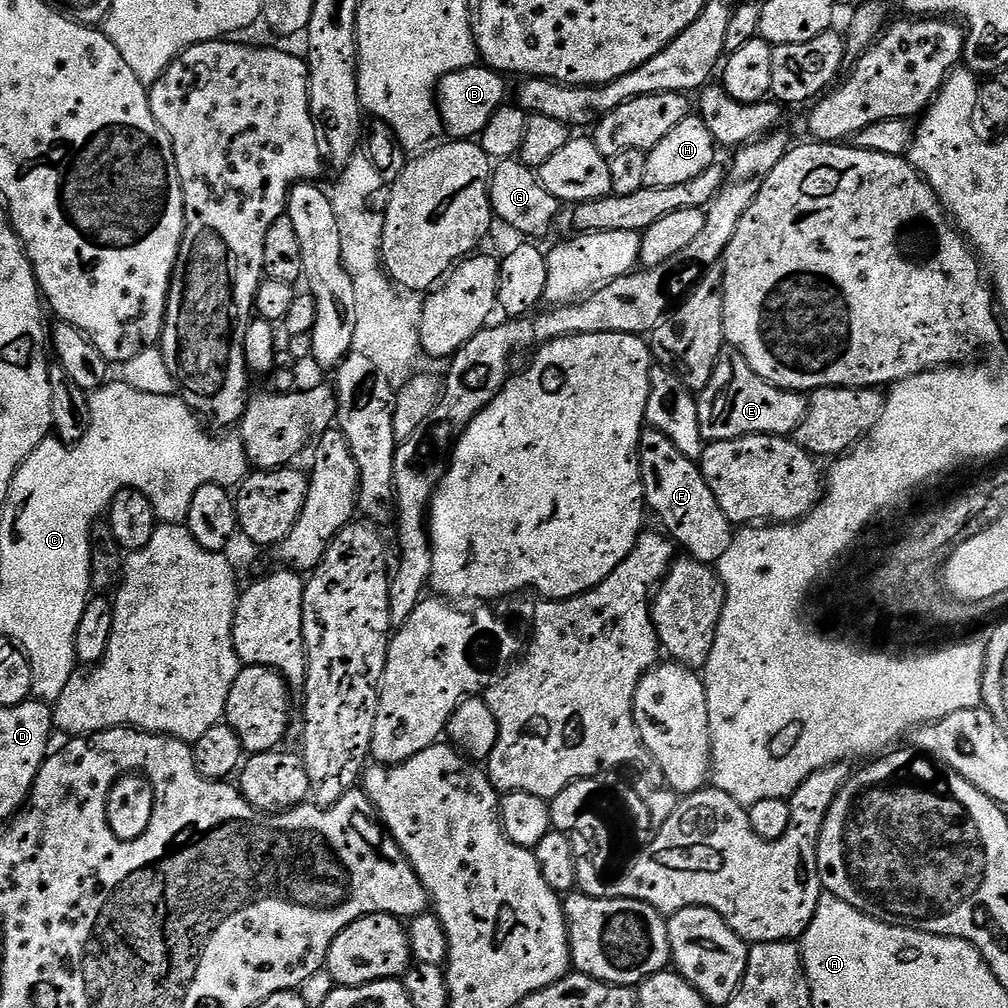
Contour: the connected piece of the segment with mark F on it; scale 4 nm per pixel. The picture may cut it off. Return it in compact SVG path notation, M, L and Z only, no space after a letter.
M645 427L640 433L640 477L644 483L644 498L647 507L651 511L653 508L657 518L664 523L663 531L683 551L685 548L688 551L685 553L691 559L709 566L719 565L722 554L726 554L726 550L730 550L734 525L726 518L726 514L722 514L722 506L718 506L714 494L710 494L710 486L706 486L706 478L702 478L699 463L686 458L686 454L682 454L682 450L678 450L678 446L674 446L674 442L670 442L670 438L666 438L666 434Z

